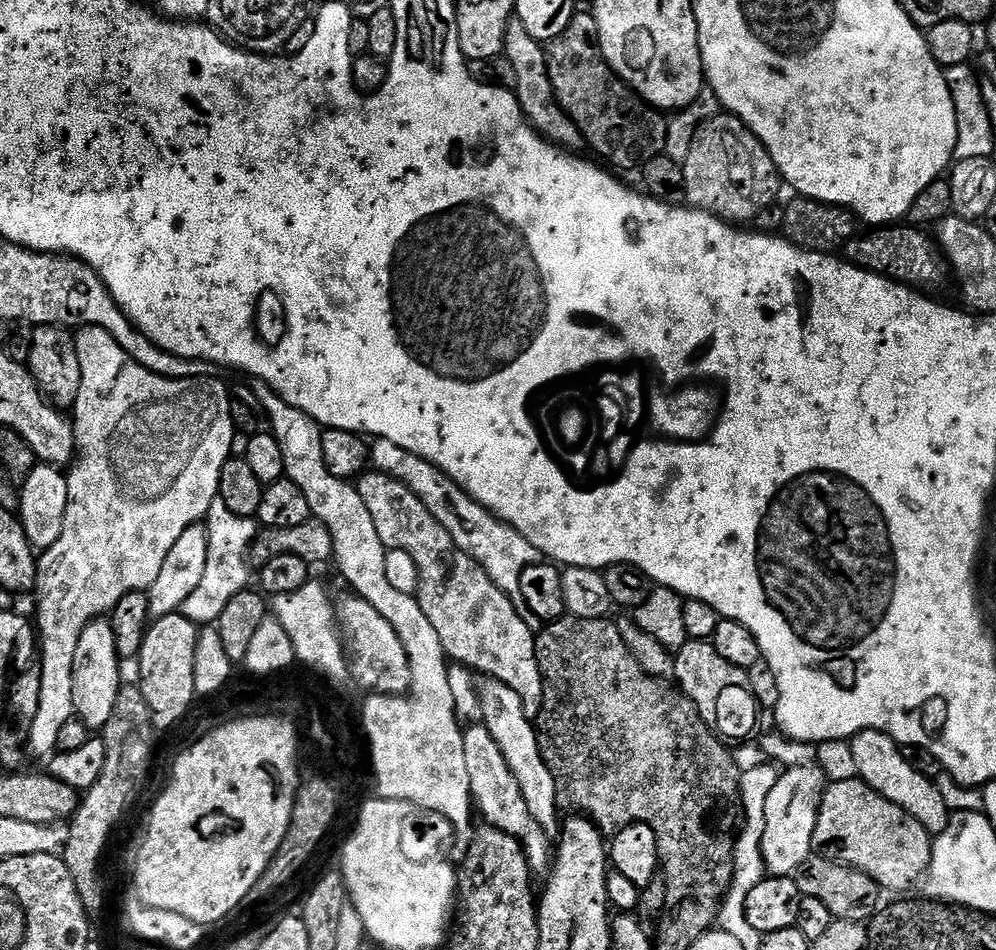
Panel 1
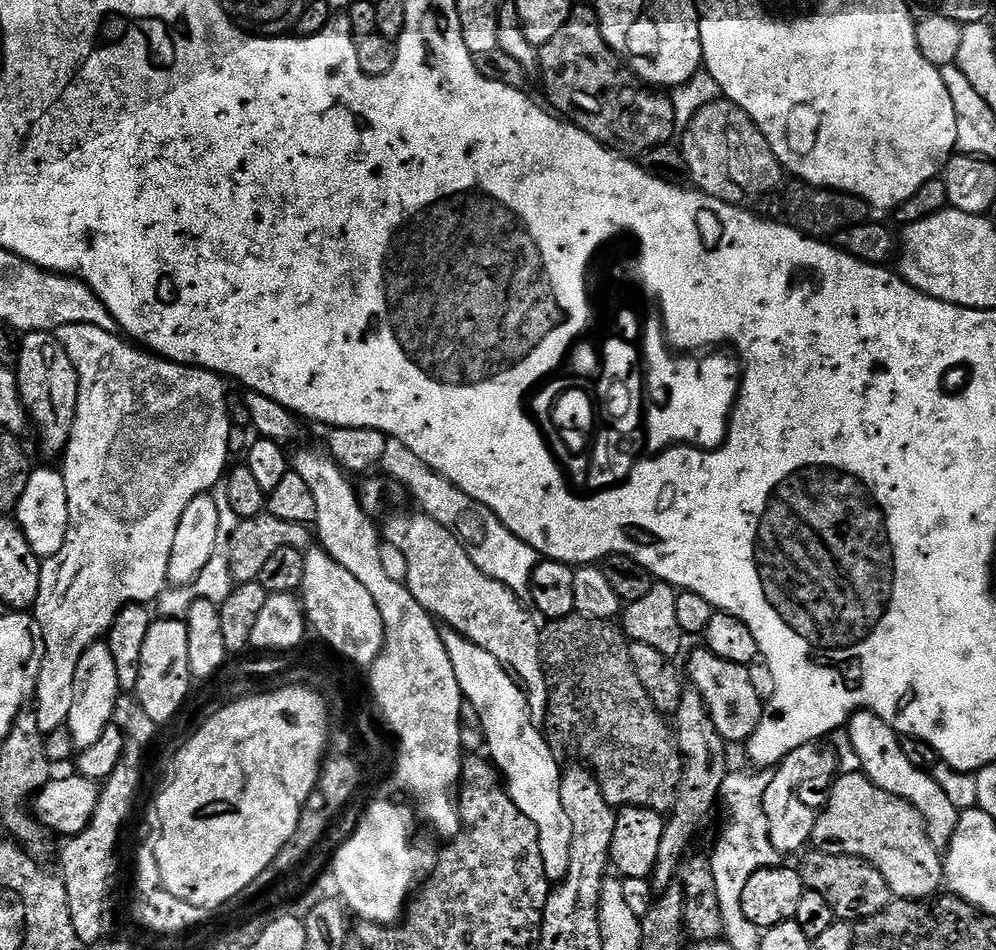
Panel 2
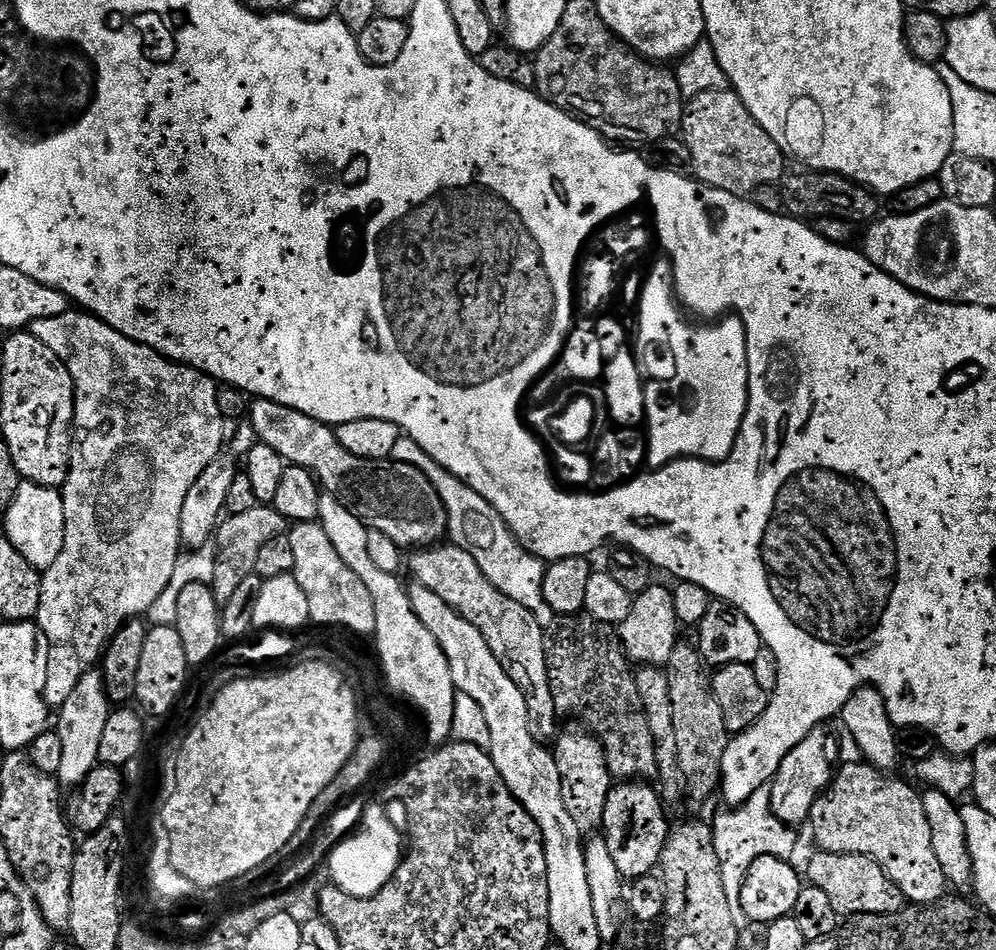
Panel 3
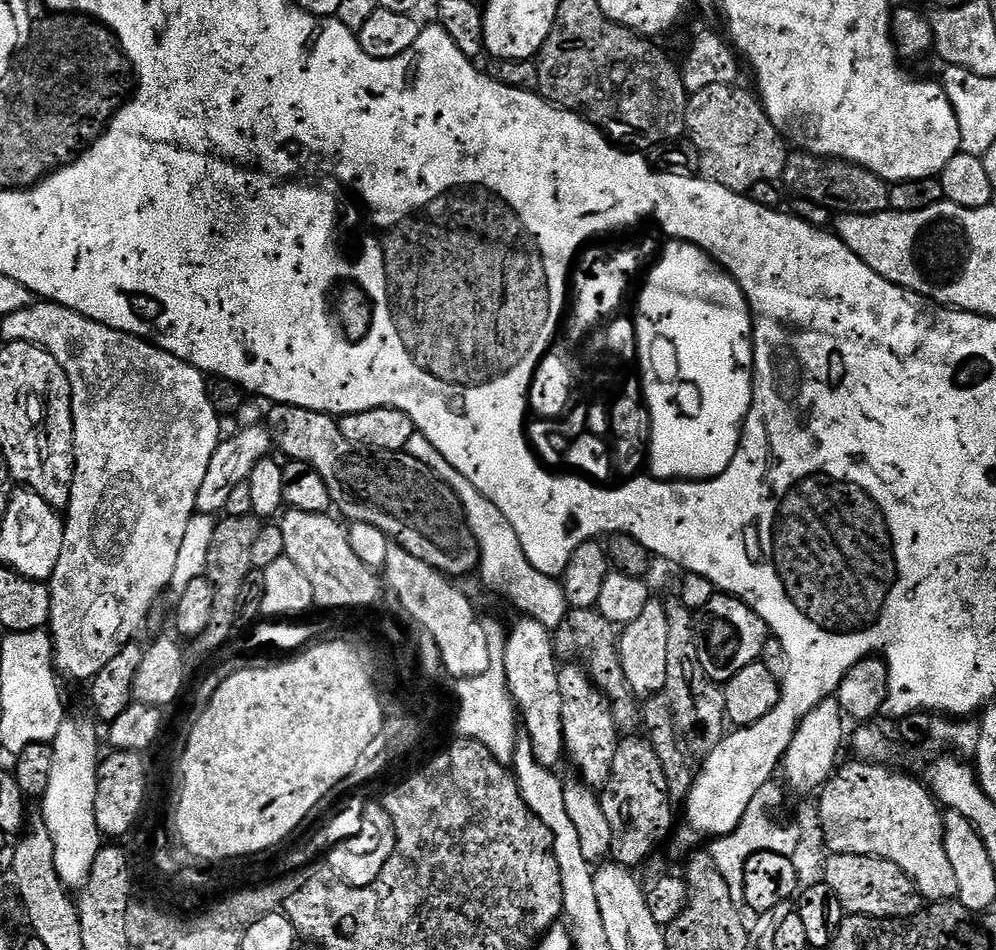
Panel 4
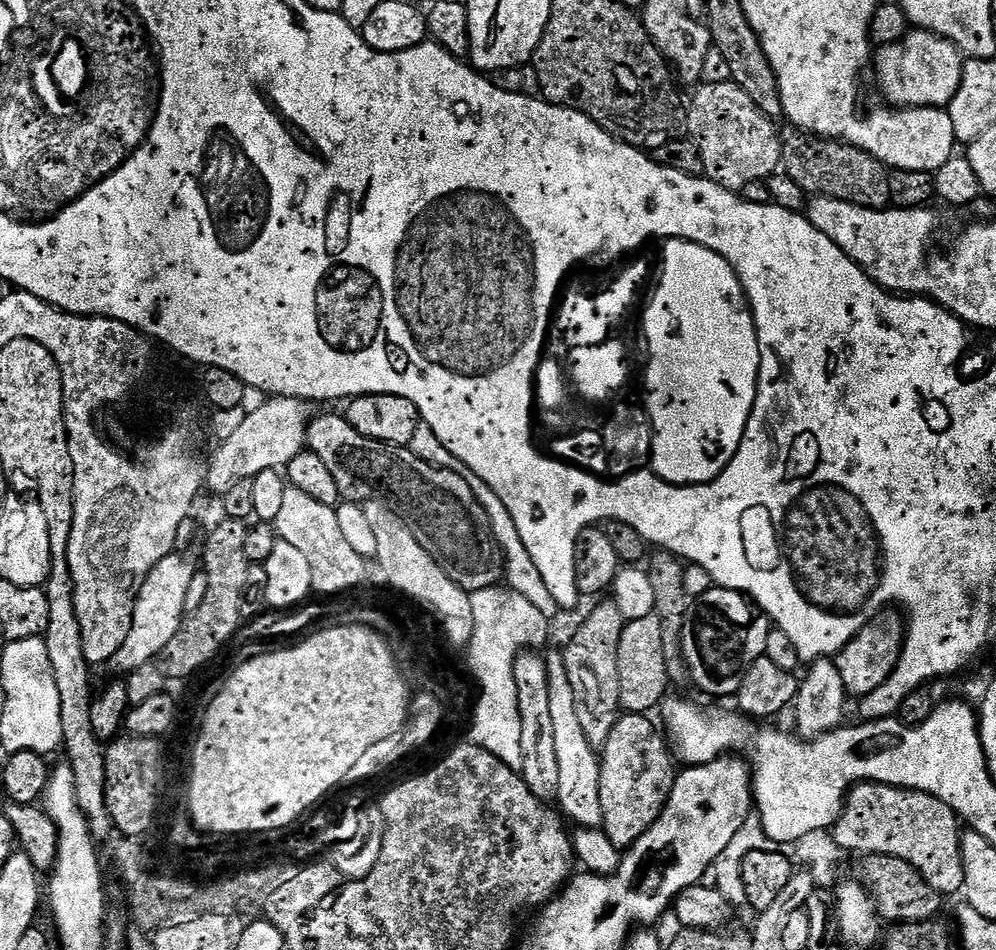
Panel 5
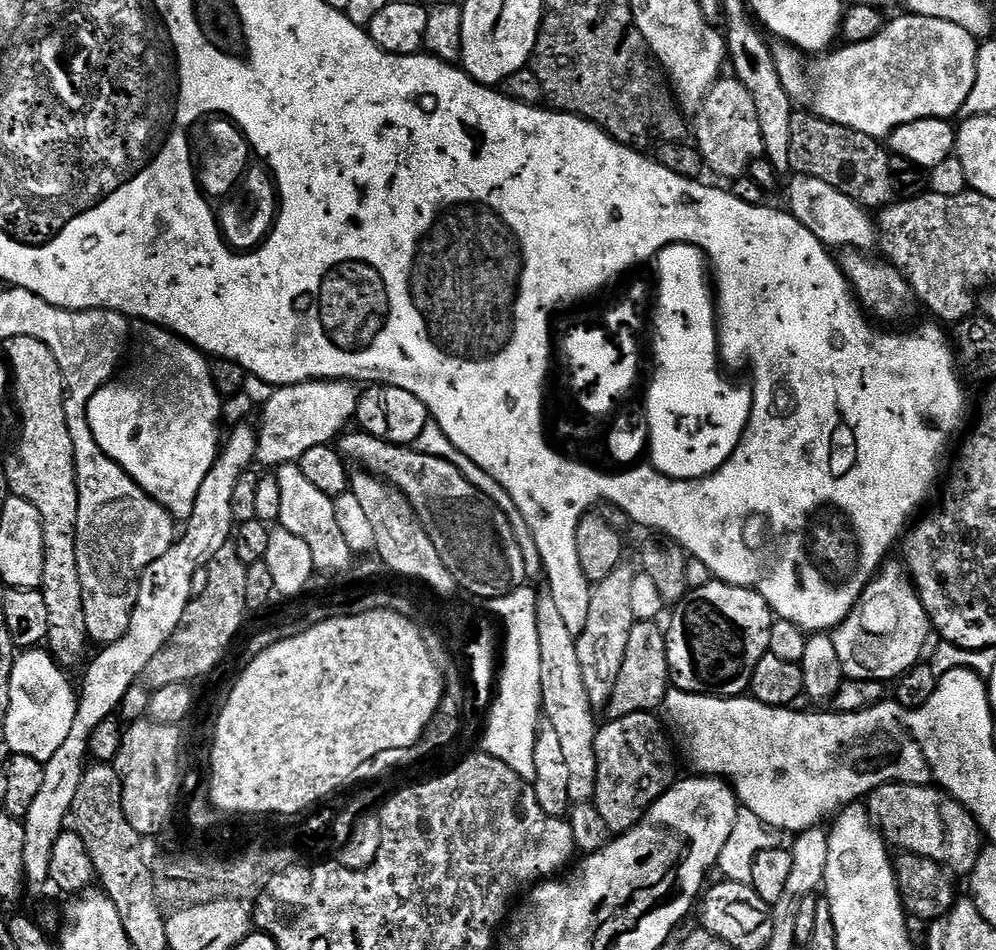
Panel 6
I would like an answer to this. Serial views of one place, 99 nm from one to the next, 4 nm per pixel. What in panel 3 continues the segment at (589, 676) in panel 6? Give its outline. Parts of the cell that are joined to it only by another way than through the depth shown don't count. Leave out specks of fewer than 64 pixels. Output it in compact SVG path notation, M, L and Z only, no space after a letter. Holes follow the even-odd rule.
M568 722L559 729L554 741L554 755L558 774L562 782L562 802L566 802L566 810L570 810L570 818L574 818L574 826L578 826L581 834L592 834L604 823L606 814L606 798L614 787L614 777L610 774L603 743L583 723Z

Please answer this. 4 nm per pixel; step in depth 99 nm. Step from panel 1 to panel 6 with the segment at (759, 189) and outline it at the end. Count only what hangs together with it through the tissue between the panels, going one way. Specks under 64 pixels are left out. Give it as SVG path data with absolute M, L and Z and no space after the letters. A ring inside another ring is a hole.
M721 78L716 81L710 94L706 94L706 102L702 102L700 109L694 113L694 136L695 132L696 149L702 154L709 173L717 172L720 176L728 176L727 178L743 176L755 160L763 157L764 147L762 130L758 127L758 109L754 107L754 98L750 98L750 90L746 90L746 86L742 86L742 82L736 79Z

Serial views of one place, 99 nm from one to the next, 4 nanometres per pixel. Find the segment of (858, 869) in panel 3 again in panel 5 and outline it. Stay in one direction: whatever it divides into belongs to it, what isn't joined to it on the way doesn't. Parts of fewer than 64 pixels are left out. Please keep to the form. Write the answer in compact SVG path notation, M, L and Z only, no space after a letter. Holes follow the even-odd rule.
M864 856L861 859L859 883L863 884L876 904L876 911L885 921L893 920L893 925L917 924L923 920L934 920L941 915L942 897L910 862L893 856Z

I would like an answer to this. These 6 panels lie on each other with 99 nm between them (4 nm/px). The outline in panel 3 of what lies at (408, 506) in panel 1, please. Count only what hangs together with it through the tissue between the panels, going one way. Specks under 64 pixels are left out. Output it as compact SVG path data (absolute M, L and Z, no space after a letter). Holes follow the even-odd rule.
M441 542L435 546L422 548L411 553L412 580L426 586L426 590L438 594L446 606L458 610L466 622L478 626L478 630L486 638L486 646L498 658L498 662L510 674L510 678L522 690L528 707L530 718L530 734L541 742L555 741L558 735L558 713L554 706L552 687L548 681L546 670L546 650L544 649L544 629L526 610L526 606L518 606L514 598L506 598L482 570L478 570L478 562L466 554L459 546L451 542Z

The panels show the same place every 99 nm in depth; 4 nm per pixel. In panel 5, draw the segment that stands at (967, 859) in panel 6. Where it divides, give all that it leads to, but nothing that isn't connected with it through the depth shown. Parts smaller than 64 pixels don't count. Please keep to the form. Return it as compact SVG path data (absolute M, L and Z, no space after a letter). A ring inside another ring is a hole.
M867 782L857 784L848 793L844 801L844 809L836 823L832 825L831 834L836 840L837 846L845 853L860 852L864 856L893 856L902 858L902 862L910 862L934 886L934 890L940 892L941 897L948 898L964 890L964 867L962 866L962 854L960 853L960 837L962 824L954 810L946 806L938 798L934 798L925 792L916 792L912 788L896 788L892 784L869 784Z

